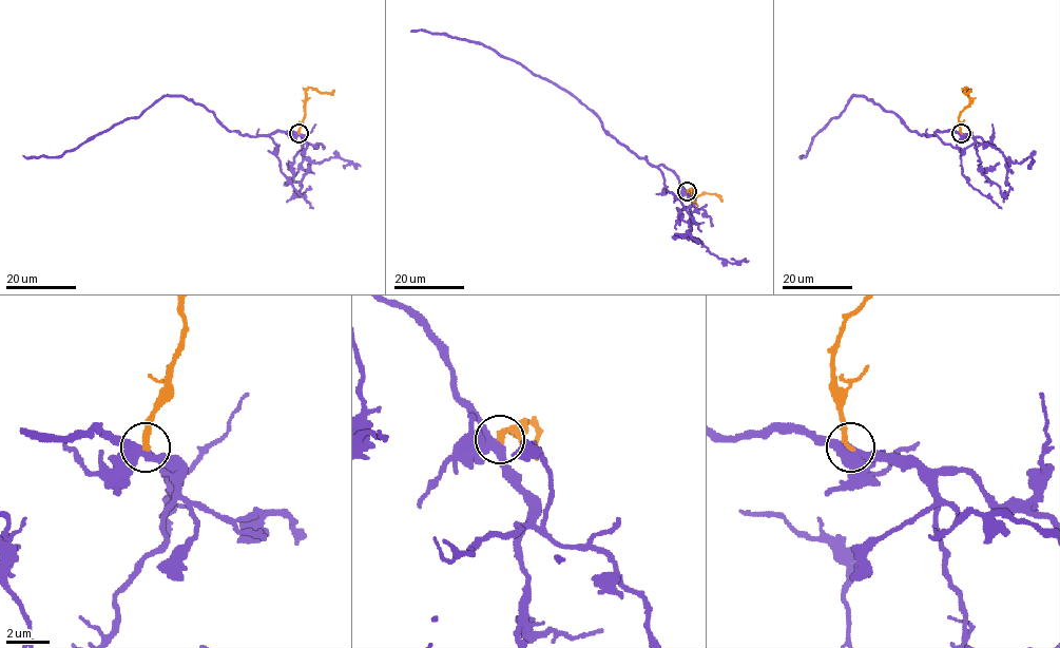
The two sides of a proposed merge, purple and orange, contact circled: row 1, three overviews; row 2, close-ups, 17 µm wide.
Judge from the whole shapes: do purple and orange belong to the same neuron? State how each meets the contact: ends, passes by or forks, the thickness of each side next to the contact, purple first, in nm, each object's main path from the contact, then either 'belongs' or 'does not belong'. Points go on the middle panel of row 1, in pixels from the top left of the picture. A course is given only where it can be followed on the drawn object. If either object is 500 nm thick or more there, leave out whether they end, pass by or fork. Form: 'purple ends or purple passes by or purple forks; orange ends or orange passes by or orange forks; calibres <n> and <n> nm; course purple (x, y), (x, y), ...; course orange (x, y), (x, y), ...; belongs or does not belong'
purple forks; orange ends; calibres 400 and 240 nm; course purple (687, 191), (671, 170), (638, 158), (605, 130), (591, 111), (554, 84), (482, 43), (421, 30), (410, 32); course orange (687, 191), (693, 191), (693, 199), (705, 193), (715, 194), (720, 202); does not belong

